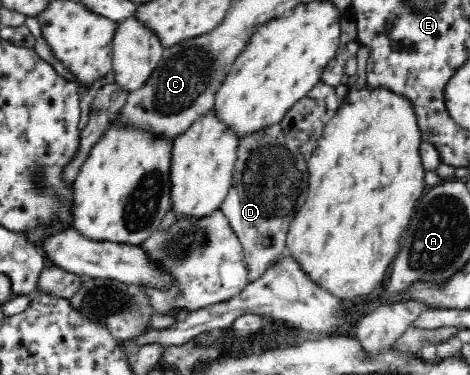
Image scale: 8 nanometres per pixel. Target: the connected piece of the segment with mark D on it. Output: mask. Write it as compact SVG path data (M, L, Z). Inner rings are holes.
M321 81L300 101L296 101L280 121L240 136L237 160L233 171L233 186L225 195L220 208L228 218L234 233L242 242L248 264L248 282L260 277L270 262L286 253L286 240L290 224L308 197L308 158L316 147L318 137L322 135L322 129L334 117L339 105L335 88Z

